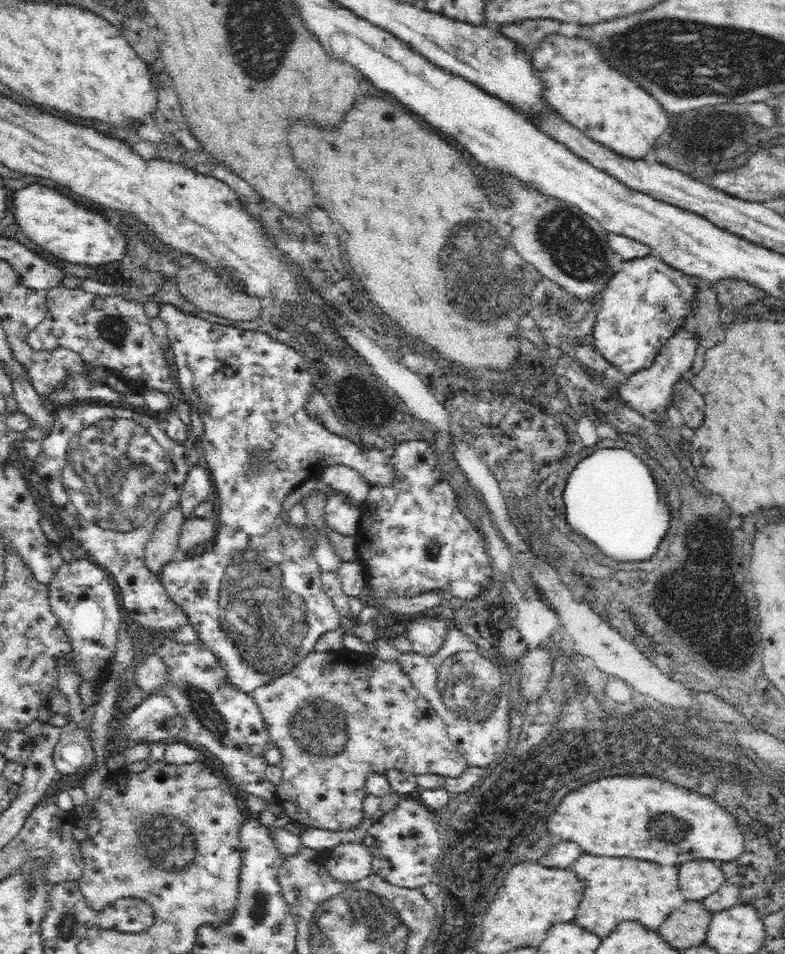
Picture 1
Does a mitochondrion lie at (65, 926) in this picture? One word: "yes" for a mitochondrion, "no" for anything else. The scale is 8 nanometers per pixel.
yes

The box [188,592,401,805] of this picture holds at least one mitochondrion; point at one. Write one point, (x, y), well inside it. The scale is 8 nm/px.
(319, 725)

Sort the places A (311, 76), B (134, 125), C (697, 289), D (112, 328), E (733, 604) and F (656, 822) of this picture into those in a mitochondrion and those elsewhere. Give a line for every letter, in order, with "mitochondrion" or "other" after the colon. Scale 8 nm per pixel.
A: other
B: other
C: other
D: mitochondrion
E: mitochondrion
F: mitochondrion

